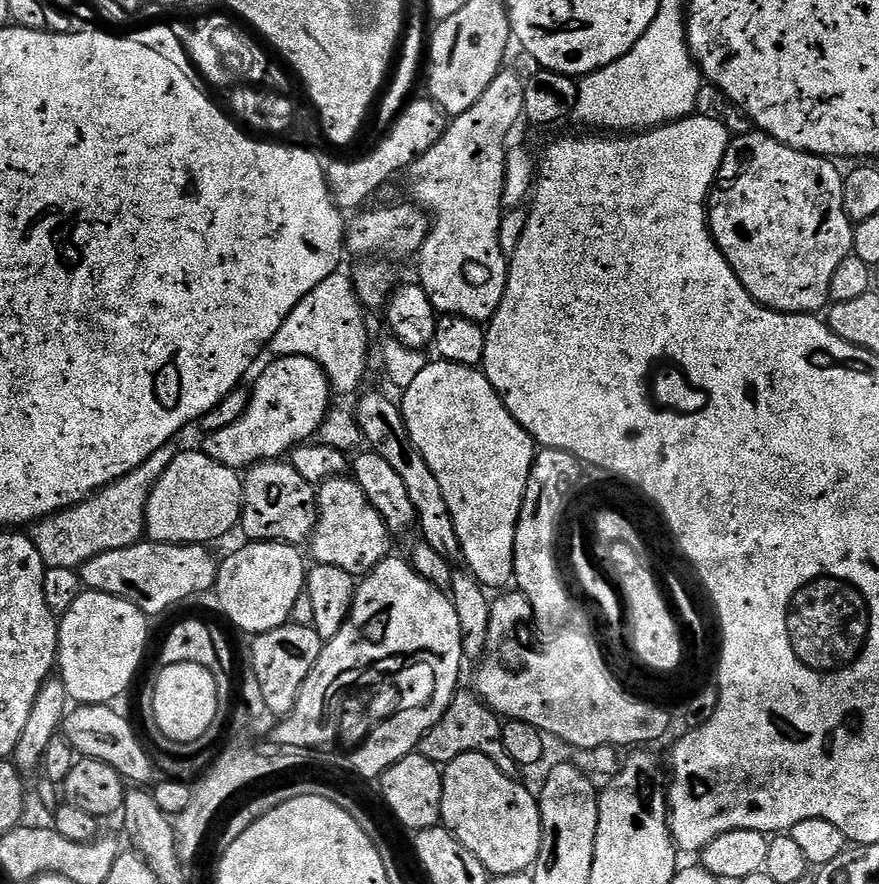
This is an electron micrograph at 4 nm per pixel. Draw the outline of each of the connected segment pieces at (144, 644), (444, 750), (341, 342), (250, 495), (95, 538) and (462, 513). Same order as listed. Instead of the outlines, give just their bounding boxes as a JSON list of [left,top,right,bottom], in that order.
[[58,590,149,705],[419,691,518,777],[270,270,368,393],[239,460,318,545],[30,443,178,570],[398,359,538,589]]

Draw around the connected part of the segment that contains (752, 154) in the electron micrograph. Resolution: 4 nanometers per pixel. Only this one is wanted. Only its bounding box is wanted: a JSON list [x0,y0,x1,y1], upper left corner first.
[708,130,854,314]

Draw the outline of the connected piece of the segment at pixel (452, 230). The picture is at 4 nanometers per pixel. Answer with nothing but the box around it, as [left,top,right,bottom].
[406,70,526,322]

